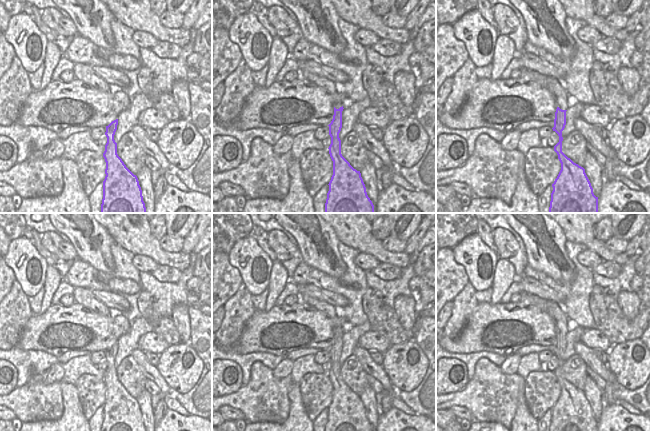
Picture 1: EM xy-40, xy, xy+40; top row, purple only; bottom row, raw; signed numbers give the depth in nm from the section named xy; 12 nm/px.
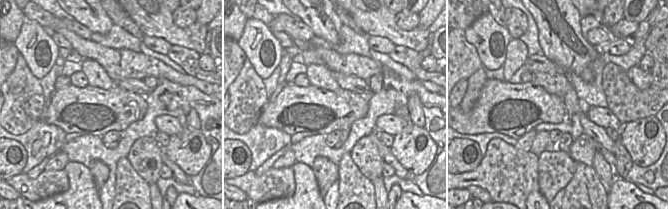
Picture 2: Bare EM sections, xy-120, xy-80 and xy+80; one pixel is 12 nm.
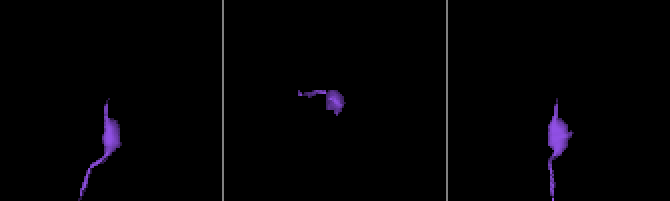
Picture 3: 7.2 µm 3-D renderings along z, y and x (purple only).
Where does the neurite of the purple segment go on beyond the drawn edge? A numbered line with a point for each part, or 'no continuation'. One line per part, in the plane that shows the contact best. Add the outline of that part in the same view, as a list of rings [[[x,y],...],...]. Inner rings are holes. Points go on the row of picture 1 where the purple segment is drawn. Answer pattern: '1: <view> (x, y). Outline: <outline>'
1: xy+40 (563, 100). Outline: [[[547,78],[544,87],[554,95],[555,109],[559,107],[562,110],[567,110],[570,104],[574,102],[574,98],[566,92],[556,78]]]

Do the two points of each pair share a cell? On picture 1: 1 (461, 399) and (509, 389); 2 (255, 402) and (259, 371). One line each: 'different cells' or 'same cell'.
1: same cell
2: same cell

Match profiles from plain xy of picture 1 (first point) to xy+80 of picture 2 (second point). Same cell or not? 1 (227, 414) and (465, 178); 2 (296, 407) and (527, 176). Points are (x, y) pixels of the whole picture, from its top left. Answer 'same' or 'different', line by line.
1: different
2: different

